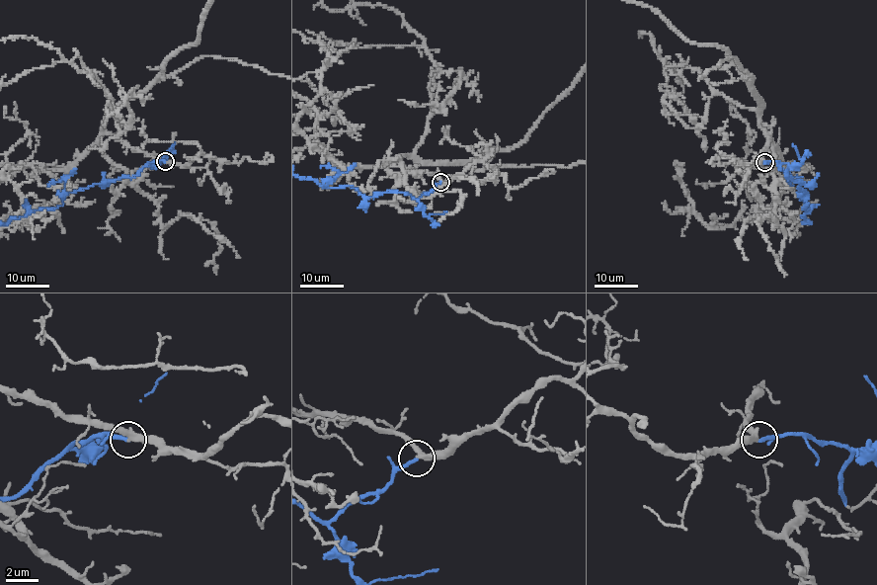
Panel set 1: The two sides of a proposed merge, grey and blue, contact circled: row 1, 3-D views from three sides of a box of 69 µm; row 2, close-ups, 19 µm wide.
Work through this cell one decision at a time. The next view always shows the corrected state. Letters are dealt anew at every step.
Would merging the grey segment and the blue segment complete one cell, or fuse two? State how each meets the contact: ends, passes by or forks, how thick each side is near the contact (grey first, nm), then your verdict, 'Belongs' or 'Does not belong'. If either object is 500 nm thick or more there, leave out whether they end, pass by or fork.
At the ring grey passes by. At the ring blue ends. Thickness 320 nm (grey) against 240 nm. Does not belong

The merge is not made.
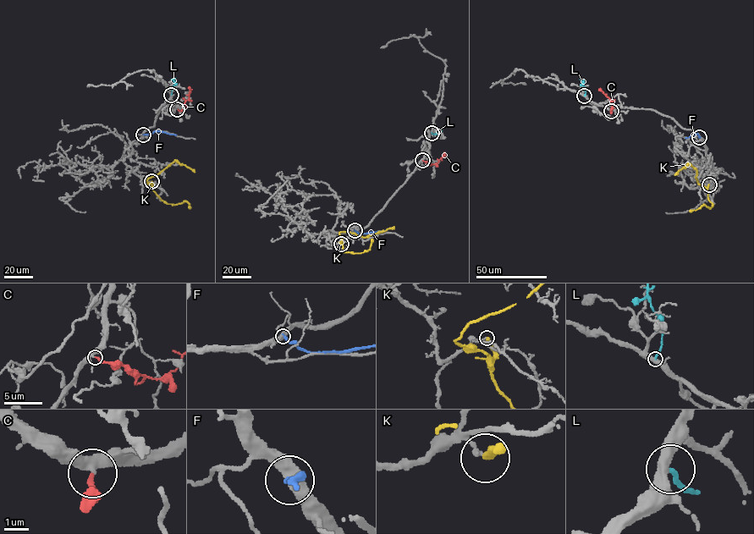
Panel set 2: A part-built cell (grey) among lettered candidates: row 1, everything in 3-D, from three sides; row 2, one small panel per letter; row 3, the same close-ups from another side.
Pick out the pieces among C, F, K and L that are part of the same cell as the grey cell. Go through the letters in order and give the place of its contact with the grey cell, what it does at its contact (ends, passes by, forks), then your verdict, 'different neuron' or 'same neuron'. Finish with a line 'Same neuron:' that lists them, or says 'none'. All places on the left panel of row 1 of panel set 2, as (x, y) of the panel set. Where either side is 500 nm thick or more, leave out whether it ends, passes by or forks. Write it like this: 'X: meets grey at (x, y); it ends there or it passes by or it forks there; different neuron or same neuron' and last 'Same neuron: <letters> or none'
C: meets grey at (177, 109); it ends there; same neuron
F: meets grey at (143, 134); it ends there; different neuron
K: meets grey at (151, 181); it ends there; different neuron
L: meets grey at (171, 95); it ends there; different neuron
Same neuron: C

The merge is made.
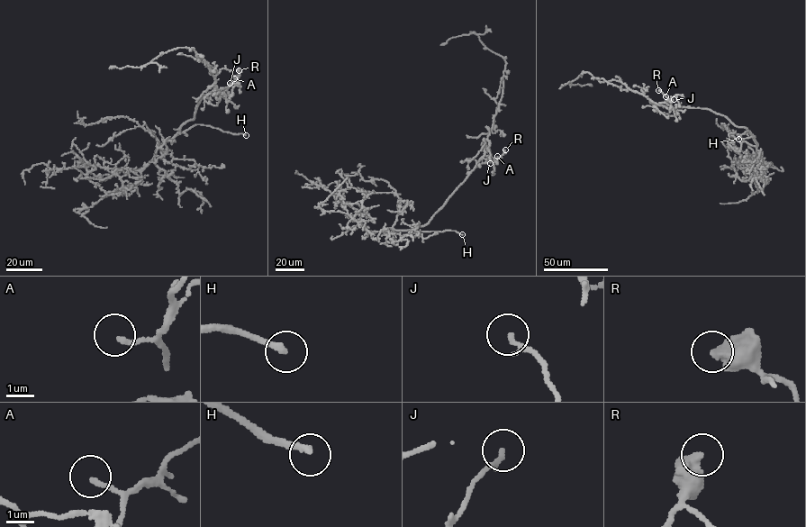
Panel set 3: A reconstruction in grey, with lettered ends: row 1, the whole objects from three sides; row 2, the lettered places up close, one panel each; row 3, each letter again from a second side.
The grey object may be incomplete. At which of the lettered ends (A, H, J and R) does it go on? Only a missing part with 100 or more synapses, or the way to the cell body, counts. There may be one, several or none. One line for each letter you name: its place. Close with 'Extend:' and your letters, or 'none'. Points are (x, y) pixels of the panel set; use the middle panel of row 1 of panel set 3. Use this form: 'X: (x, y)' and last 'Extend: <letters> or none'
H: (462, 234)
Extend: H

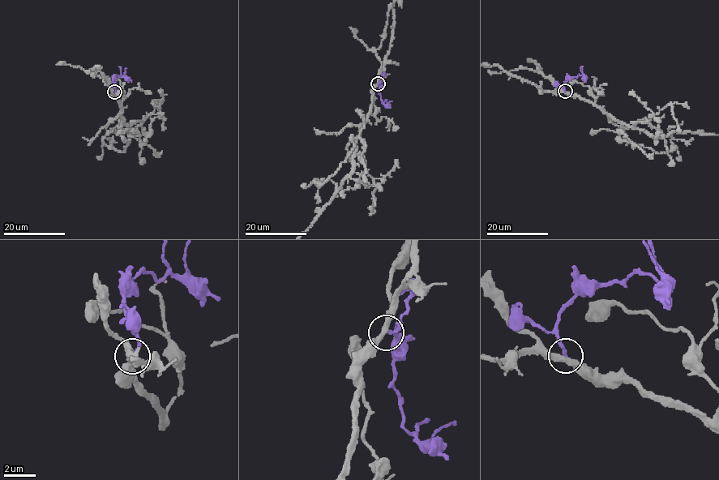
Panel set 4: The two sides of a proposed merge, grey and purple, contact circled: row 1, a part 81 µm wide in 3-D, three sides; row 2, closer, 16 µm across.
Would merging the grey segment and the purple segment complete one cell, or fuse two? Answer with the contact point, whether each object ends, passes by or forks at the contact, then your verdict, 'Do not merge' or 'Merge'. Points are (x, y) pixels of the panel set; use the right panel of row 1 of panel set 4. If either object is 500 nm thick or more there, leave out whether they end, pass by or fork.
Place: (565, 91). At the ring grey passes by. At the ring purple ends. Do not merge

